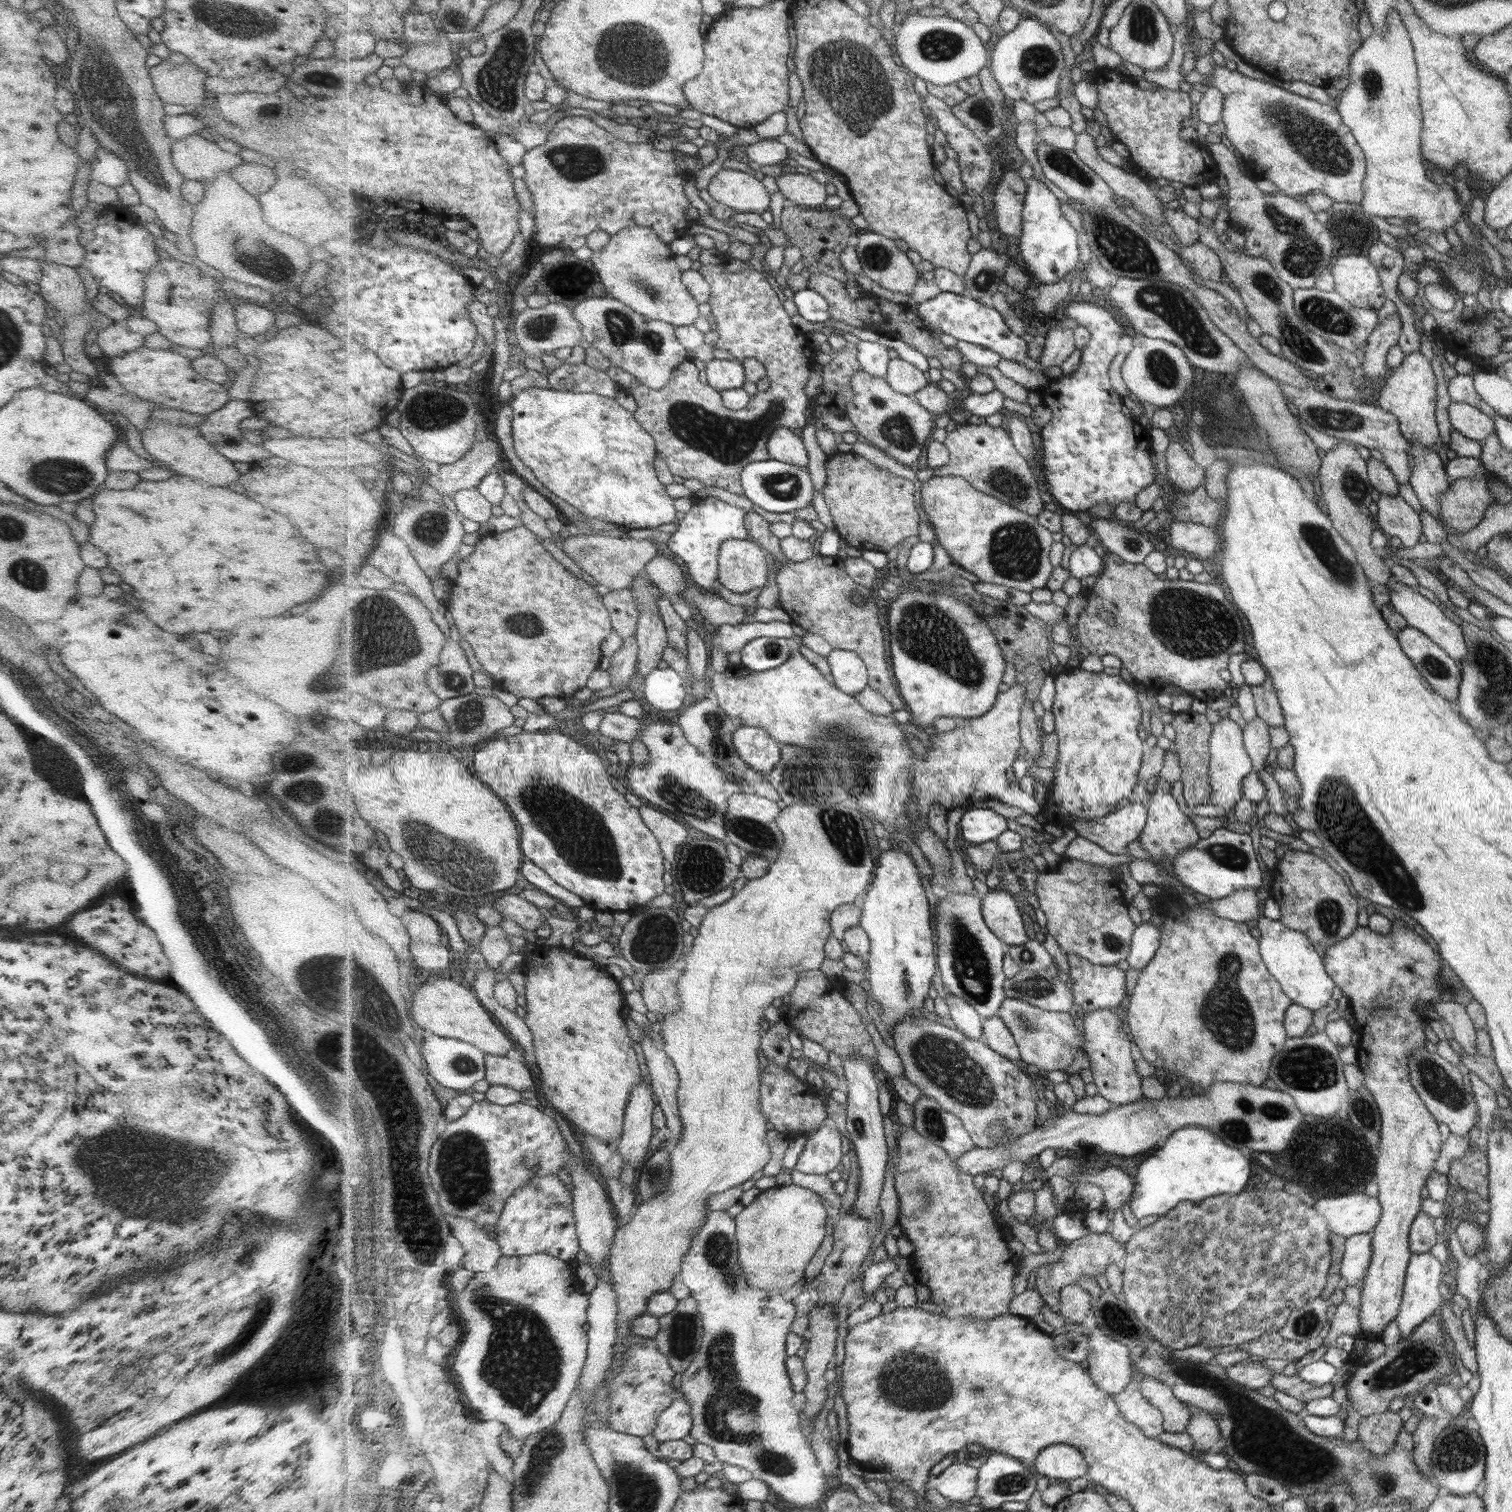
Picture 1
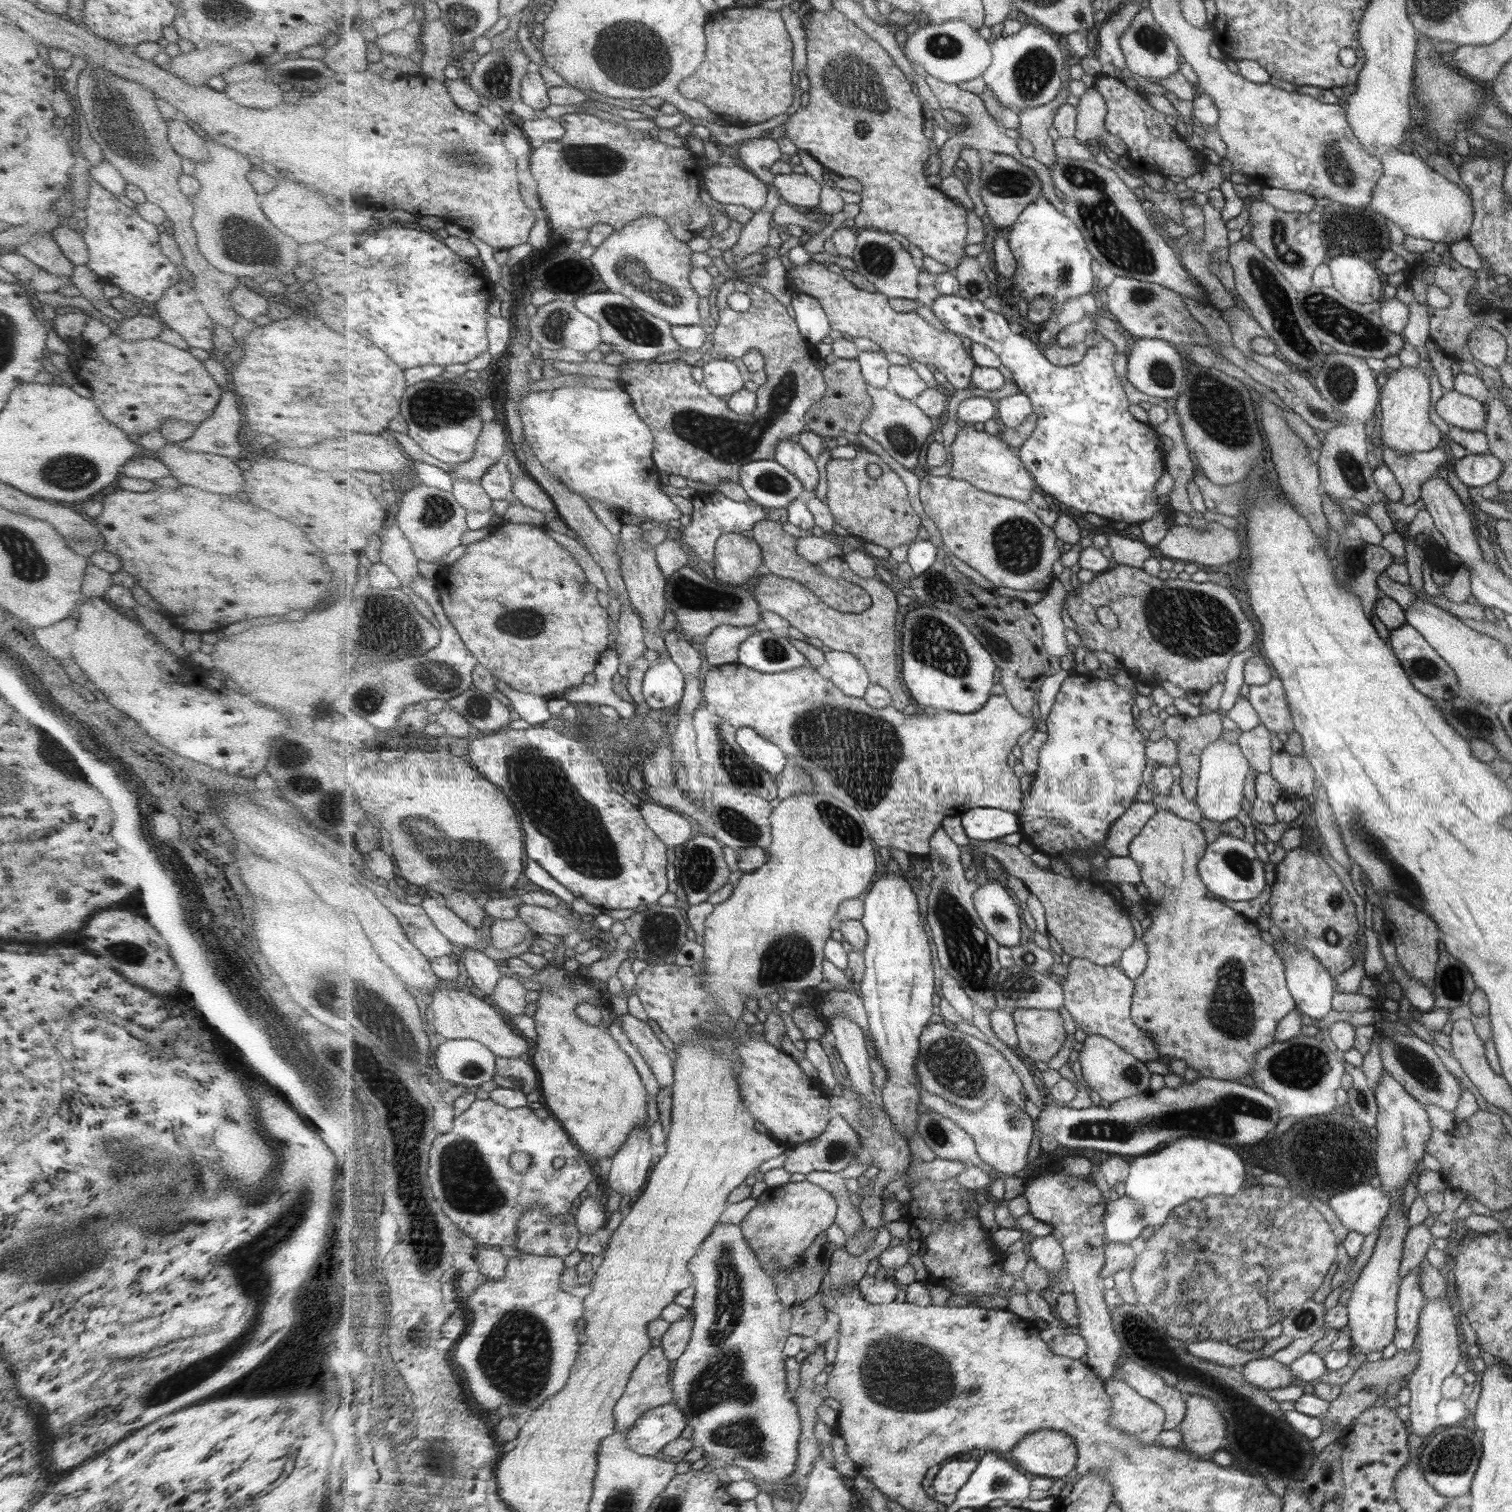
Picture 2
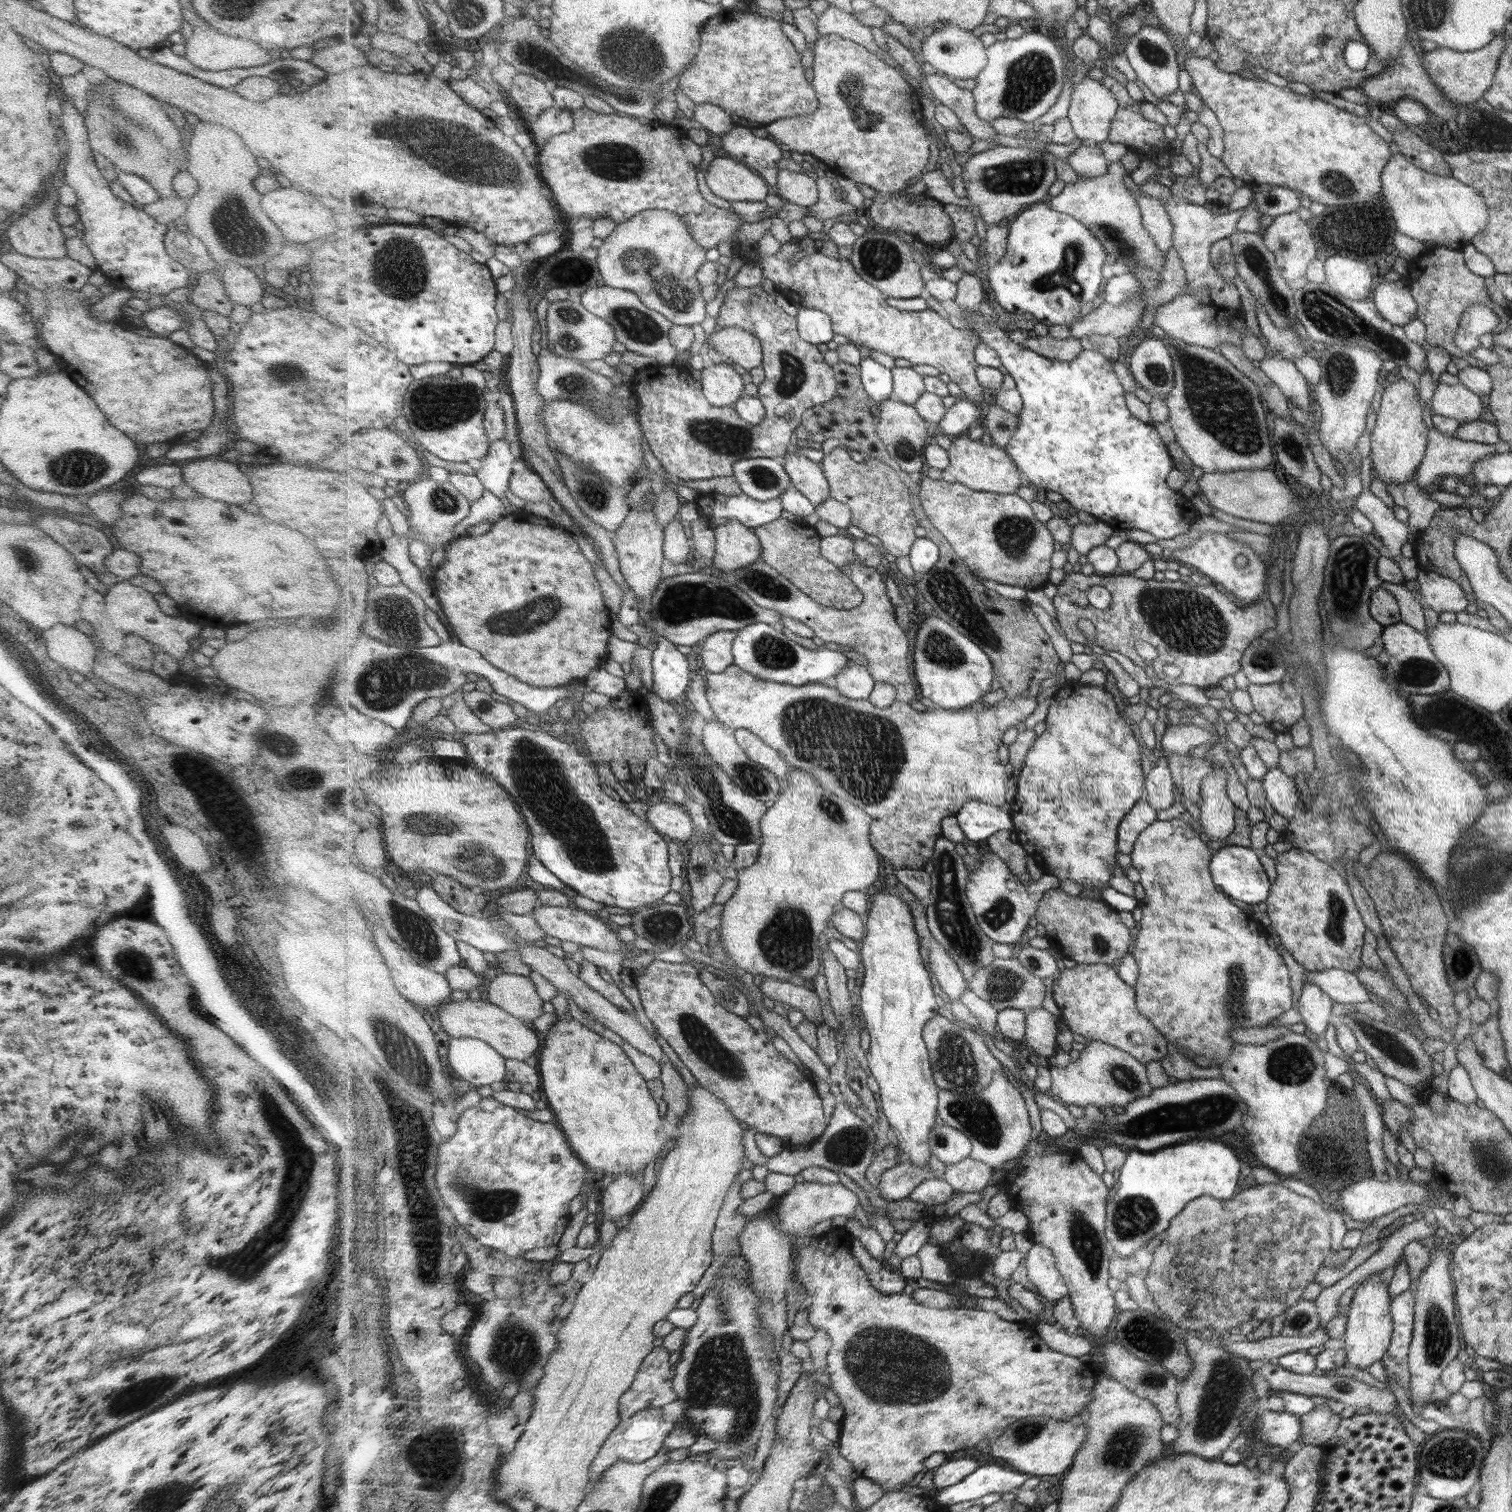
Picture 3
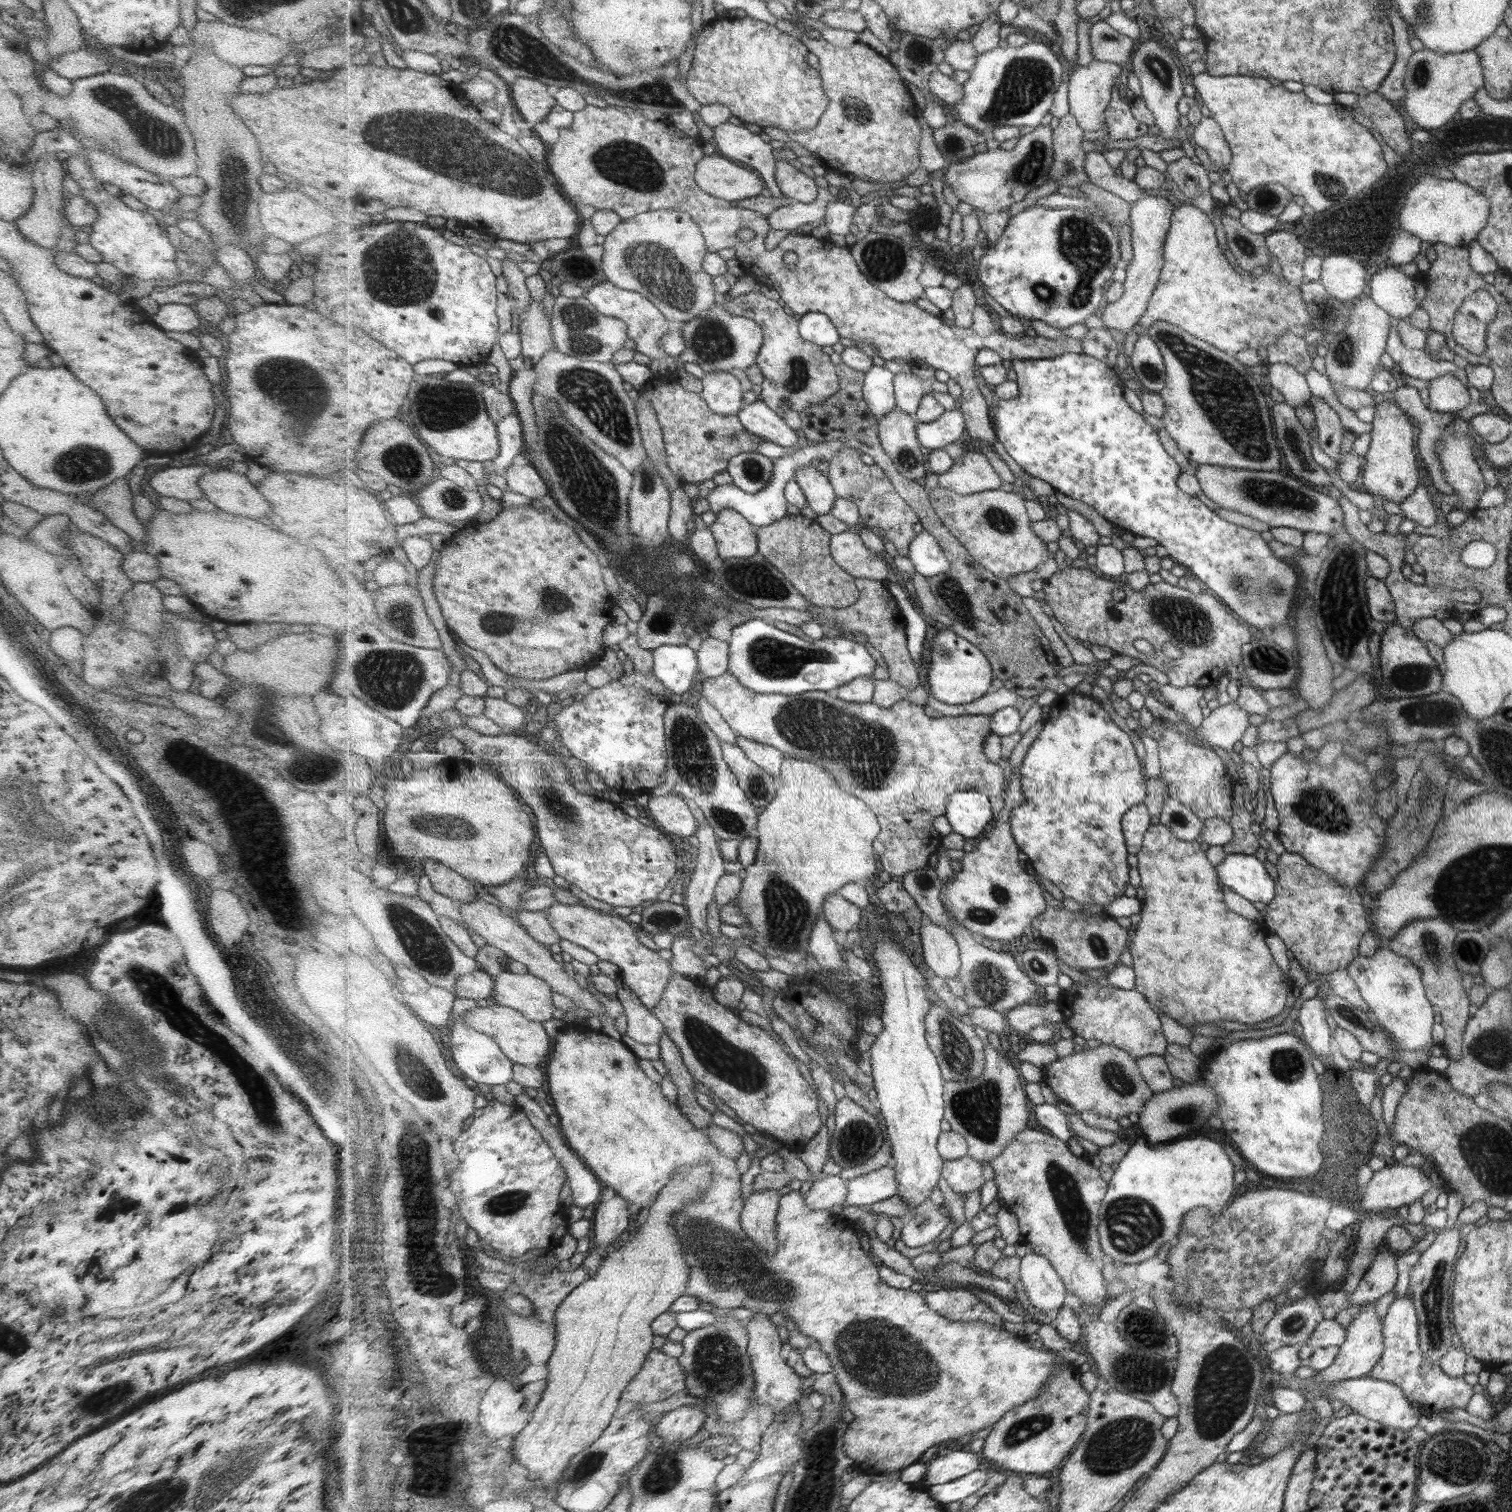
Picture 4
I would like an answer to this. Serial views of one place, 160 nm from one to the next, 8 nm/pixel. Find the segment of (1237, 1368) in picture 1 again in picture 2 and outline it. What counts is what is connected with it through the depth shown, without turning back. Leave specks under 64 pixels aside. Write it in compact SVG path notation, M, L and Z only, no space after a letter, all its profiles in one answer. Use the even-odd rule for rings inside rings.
M1271 1357L1248 1360L1242 1365L1241 1374L1247 1382L1251 1383L1251 1386L1265 1391L1283 1388L1291 1383L1288 1367Z

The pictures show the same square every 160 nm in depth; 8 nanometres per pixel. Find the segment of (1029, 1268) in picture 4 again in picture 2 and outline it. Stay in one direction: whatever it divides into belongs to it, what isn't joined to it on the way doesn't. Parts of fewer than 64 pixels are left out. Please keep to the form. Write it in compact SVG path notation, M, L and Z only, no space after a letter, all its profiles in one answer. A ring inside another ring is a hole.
M1055 1235L1037 1237L1030 1244L1031 1258L1043 1268L1051 1271L1058 1279L1058 1274L1066 1264L1065 1248Z

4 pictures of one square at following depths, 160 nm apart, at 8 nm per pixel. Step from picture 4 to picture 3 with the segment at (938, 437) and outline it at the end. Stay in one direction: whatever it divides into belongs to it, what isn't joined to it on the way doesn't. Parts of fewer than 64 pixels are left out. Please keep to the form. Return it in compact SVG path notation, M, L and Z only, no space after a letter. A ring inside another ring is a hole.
M957 399L940 422L939 432L953 436L967 434L976 424L982 424L984 416L985 413L981 411L981 407L977 403Z

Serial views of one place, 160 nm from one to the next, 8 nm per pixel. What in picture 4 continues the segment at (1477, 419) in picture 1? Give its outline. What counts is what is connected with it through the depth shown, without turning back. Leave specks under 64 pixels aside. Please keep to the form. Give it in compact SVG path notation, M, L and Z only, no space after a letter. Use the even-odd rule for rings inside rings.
M1451 374L1428 381L1428 398L1432 410L1439 413L1456 413L1471 402L1465 386Z

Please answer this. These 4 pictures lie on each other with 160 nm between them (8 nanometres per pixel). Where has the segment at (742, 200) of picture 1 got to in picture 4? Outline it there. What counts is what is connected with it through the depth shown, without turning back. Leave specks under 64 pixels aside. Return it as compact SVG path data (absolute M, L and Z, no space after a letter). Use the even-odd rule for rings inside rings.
M716 154L706 156L698 164L696 180L698 185L707 191L707 194L715 195L717 198L723 198L729 202L733 202L733 200L738 202L759 196L763 192L763 188L766 188L766 182L757 172L746 170L741 164Z

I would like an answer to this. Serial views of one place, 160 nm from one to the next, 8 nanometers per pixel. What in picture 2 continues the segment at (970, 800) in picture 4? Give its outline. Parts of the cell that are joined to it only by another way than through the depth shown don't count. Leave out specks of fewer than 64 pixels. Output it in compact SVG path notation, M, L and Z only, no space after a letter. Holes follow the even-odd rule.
M995 807L968 810L961 817L961 823L970 840L981 842L1000 839L1022 830L1019 814Z

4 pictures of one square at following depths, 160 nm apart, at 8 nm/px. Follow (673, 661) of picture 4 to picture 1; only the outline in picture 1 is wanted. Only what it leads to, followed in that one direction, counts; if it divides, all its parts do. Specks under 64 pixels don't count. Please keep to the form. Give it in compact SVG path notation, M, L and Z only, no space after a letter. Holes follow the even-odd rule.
M671 667L655 669L643 683L648 704L665 712L673 712L673 716L691 702L686 683Z

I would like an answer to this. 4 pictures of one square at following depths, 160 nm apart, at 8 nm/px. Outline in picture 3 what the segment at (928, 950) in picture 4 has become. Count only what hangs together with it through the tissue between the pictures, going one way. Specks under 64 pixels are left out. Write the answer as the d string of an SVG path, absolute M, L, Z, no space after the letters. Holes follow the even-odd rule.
M933 940L931 959L929 960L928 968L936 981L935 984L941 986L941 990L949 996L951 1002L960 1001L961 996L969 990L968 981L965 979L963 972L959 970L957 963L947 955L945 949L939 945L937 940Z

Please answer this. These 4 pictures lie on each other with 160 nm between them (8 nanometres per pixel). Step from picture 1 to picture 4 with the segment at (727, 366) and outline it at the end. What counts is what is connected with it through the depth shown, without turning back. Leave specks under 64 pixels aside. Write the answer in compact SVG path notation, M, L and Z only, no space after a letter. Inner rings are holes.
M732 372L706 373L701 381L701 393L711 410L721 416L733 416L741 412L745 406L743 385Z

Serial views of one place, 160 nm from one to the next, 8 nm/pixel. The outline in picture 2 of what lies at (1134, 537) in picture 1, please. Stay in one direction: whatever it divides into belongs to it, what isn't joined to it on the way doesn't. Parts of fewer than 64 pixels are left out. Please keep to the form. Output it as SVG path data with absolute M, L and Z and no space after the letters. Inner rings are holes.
M1106 534L1108 546L1113 550L1113 562L1125 563L1127 566L1143 569L1147 557L1151 556L1147 543L1139 542L1119 534Z

